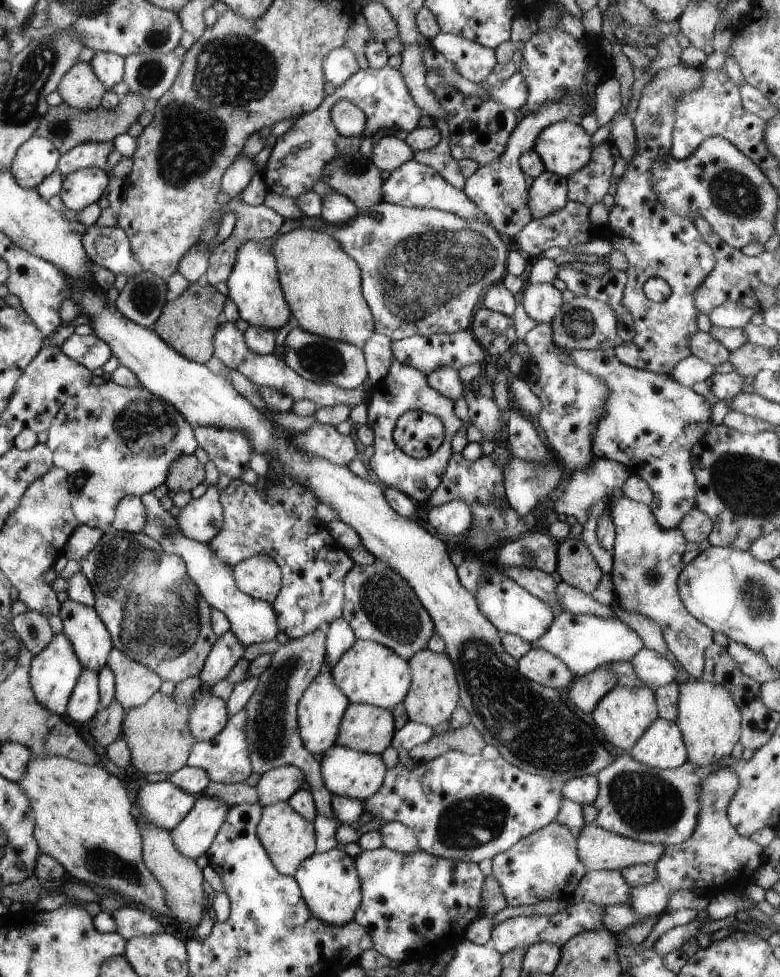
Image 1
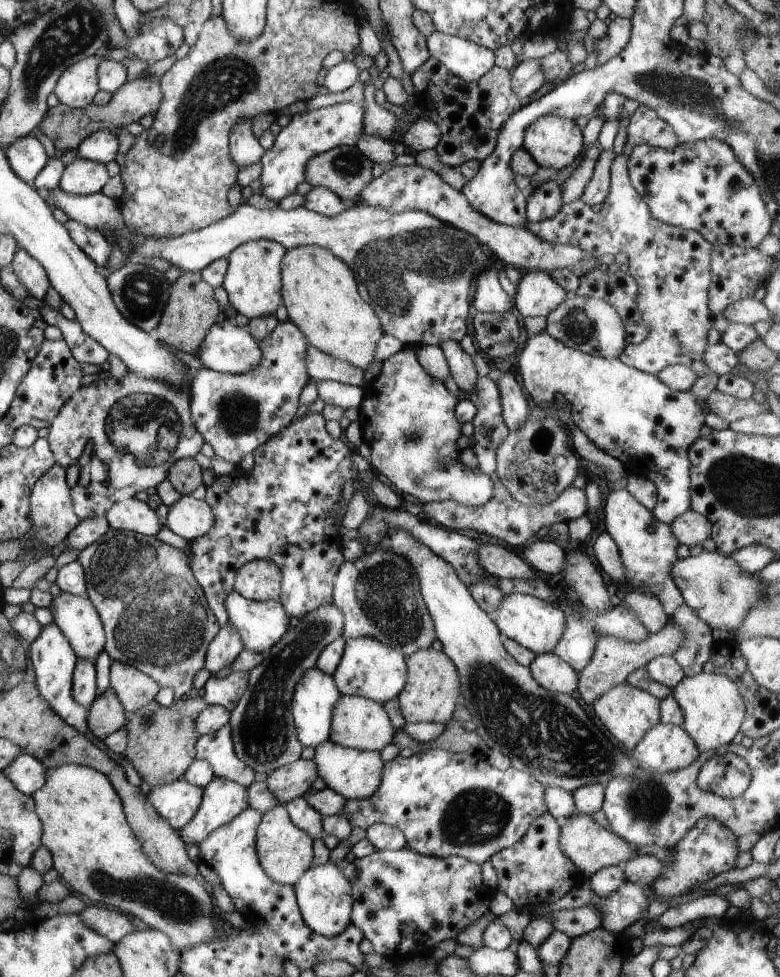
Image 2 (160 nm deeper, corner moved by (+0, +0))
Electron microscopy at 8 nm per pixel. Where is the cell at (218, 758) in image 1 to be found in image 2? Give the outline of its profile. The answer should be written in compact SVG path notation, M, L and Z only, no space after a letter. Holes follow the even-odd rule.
M224 725L211 735L198 737L196 759L204 759L212 766L215 776L224 777L242 786L250 786L256 773L249 770L235 753L230 725Z

